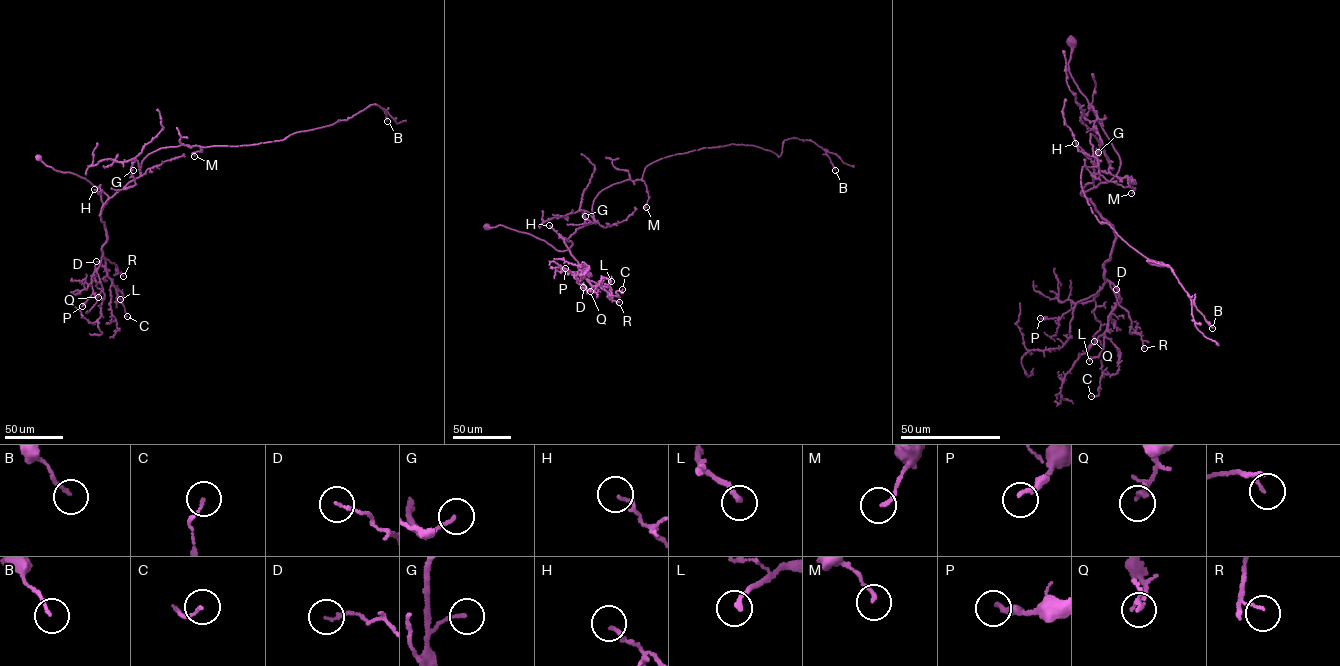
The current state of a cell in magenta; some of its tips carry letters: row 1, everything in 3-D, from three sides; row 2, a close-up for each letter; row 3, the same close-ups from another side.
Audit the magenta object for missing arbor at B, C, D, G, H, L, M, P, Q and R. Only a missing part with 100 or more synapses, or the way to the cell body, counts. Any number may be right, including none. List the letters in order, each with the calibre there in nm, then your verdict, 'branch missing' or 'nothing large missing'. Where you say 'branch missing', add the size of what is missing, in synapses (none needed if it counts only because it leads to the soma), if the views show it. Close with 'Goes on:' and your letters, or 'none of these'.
B: 130 nm thick; nothing large missing
C: 100 nm thick; nothing large missing
D: 130 nm thick; nothing large missing
G: 140 nm thick; nothing large missing
H: 150 nm thick; nothing large missing
L: 240 nm thick; nothing large missing
M: 140 nm thick; nothing large missing
P: 180 nm thick; nothing large missing
Q: 100 nm thick; nothing large missing
R: 100 nm thick; nothing large missing
Goes on: none of these

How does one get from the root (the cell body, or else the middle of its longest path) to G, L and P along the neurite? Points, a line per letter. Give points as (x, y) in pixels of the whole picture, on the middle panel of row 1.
G: (487, 226), (502, 225), (528, 233), (562, 251), (572, 244), (564, 238), (596, 222), (586, 211), (585, 216)
L: (487, 226), (528, 233), (558, 251), (568, 249), (571, 241), (564, 239), (591, 285), (608, 287), (611, 281)
P: (487, 226), (528, 233), (558, 251), (572, 241), (564, 239), (584, 278), (578, 282), (577, 272), (565, 268)

